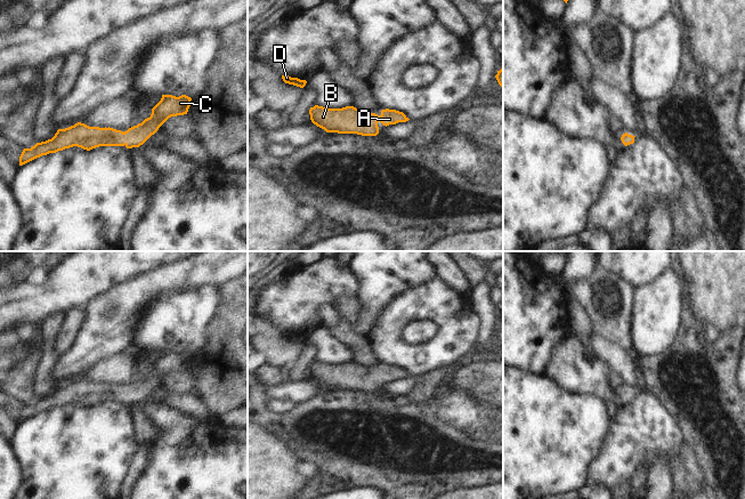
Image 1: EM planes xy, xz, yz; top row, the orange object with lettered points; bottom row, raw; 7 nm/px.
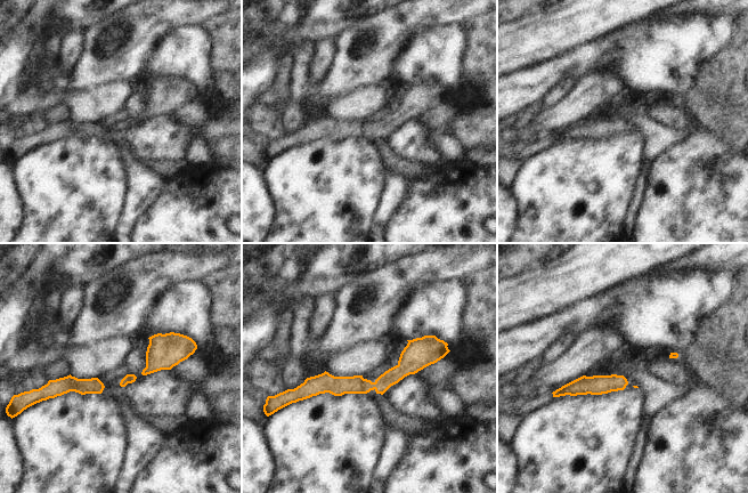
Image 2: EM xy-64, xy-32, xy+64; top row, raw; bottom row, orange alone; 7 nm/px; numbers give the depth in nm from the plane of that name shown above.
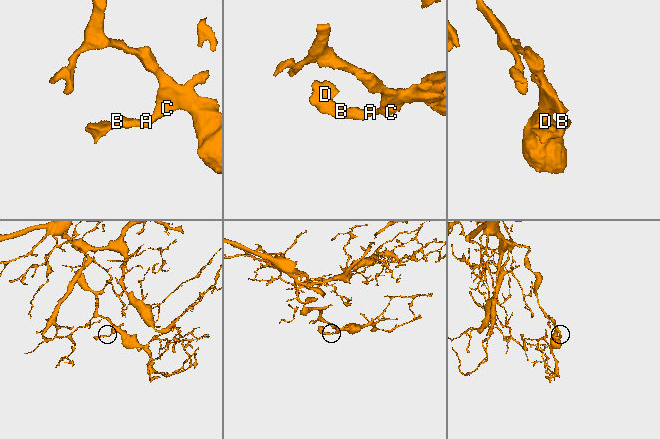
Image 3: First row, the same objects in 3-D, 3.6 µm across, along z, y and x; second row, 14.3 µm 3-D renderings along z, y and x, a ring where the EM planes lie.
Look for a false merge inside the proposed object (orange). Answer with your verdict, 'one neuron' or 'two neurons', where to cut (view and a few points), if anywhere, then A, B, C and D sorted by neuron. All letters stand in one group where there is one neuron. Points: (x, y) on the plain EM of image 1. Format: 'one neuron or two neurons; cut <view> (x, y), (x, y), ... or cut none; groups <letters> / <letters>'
one neuron; cut none; groups A B C D

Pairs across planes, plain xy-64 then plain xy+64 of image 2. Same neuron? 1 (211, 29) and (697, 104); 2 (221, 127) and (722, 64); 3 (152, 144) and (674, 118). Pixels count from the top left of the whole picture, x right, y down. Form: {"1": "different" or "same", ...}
{"1": "same", "2": "same", "3": "different"}

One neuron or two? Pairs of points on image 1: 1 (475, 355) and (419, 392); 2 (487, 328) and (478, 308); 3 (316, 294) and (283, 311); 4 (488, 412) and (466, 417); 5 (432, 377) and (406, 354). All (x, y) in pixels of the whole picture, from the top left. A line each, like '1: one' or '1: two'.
1: one
2: one
3: one
4: one
5: two

